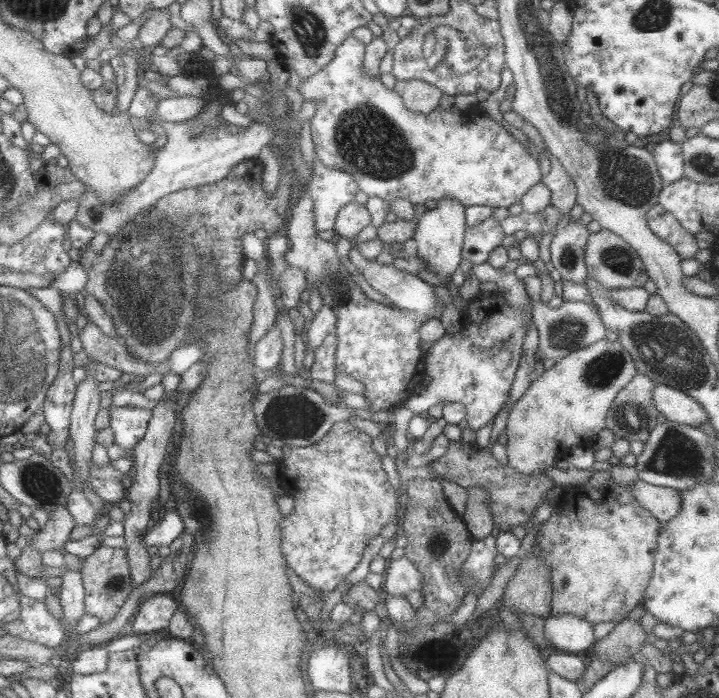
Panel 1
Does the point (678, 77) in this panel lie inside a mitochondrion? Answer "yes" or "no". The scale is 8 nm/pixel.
no

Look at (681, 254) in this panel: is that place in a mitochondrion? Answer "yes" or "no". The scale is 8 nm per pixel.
no

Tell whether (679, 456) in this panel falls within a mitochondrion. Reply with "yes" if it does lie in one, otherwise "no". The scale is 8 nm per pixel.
yes

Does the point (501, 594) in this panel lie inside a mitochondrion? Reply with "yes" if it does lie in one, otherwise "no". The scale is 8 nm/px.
no

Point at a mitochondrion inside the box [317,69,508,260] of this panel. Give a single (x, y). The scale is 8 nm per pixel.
(367, 139)

